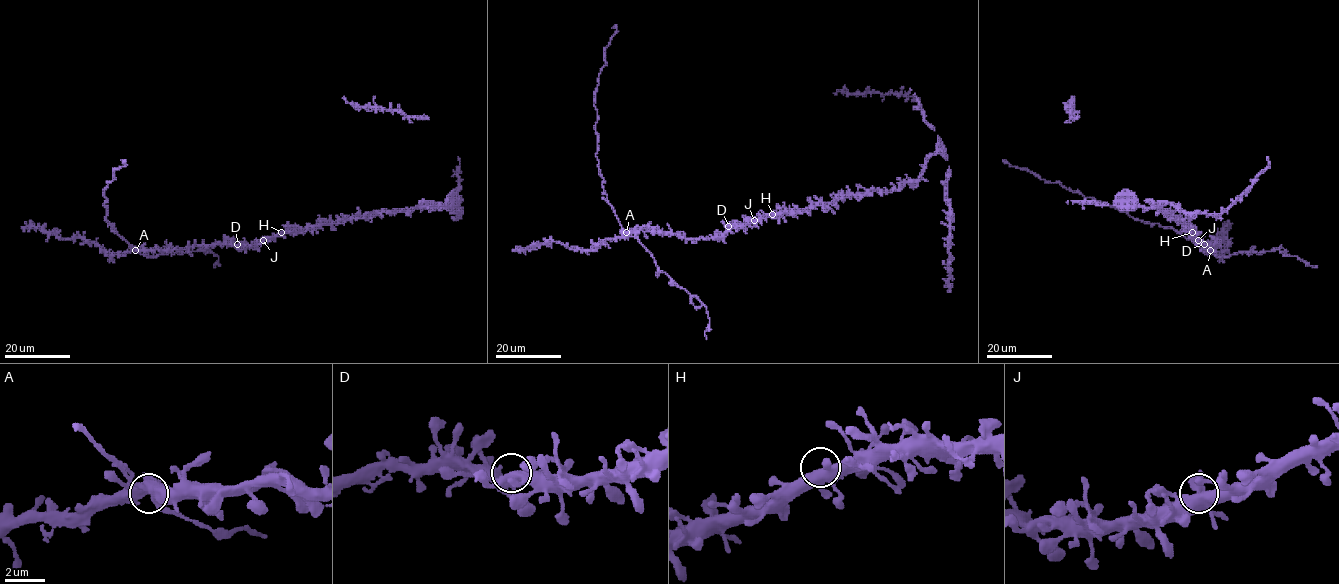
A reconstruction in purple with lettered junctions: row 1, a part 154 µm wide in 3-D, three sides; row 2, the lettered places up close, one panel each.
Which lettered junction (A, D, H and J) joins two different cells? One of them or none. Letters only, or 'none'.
A

